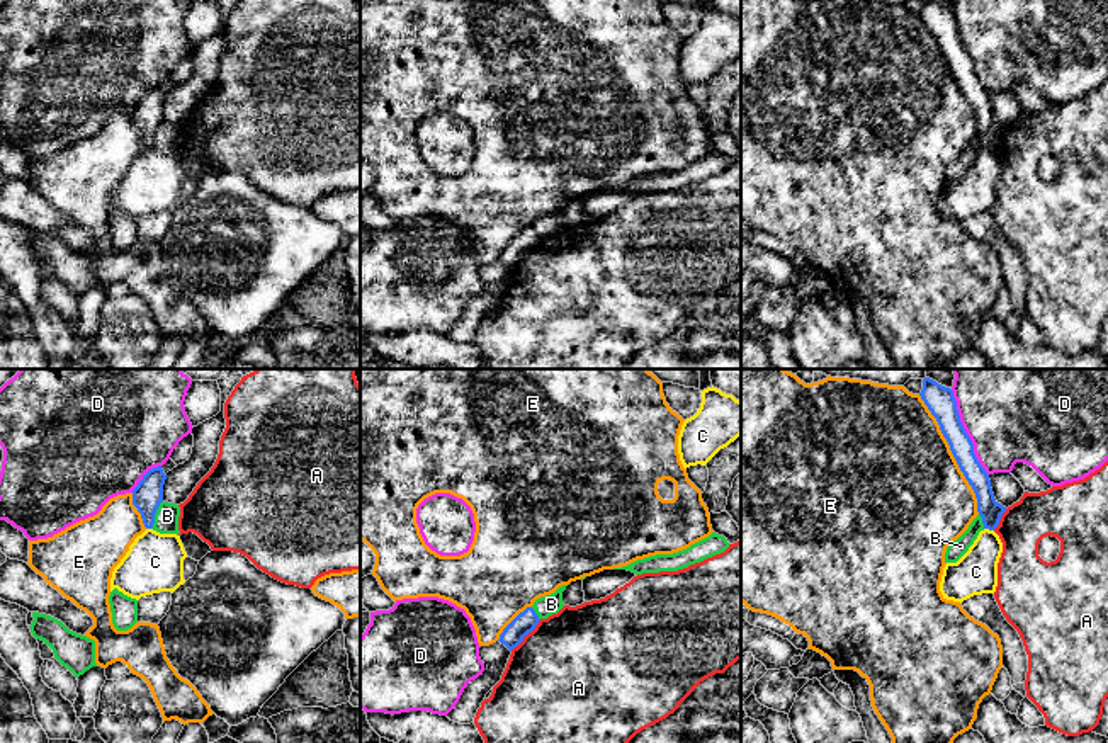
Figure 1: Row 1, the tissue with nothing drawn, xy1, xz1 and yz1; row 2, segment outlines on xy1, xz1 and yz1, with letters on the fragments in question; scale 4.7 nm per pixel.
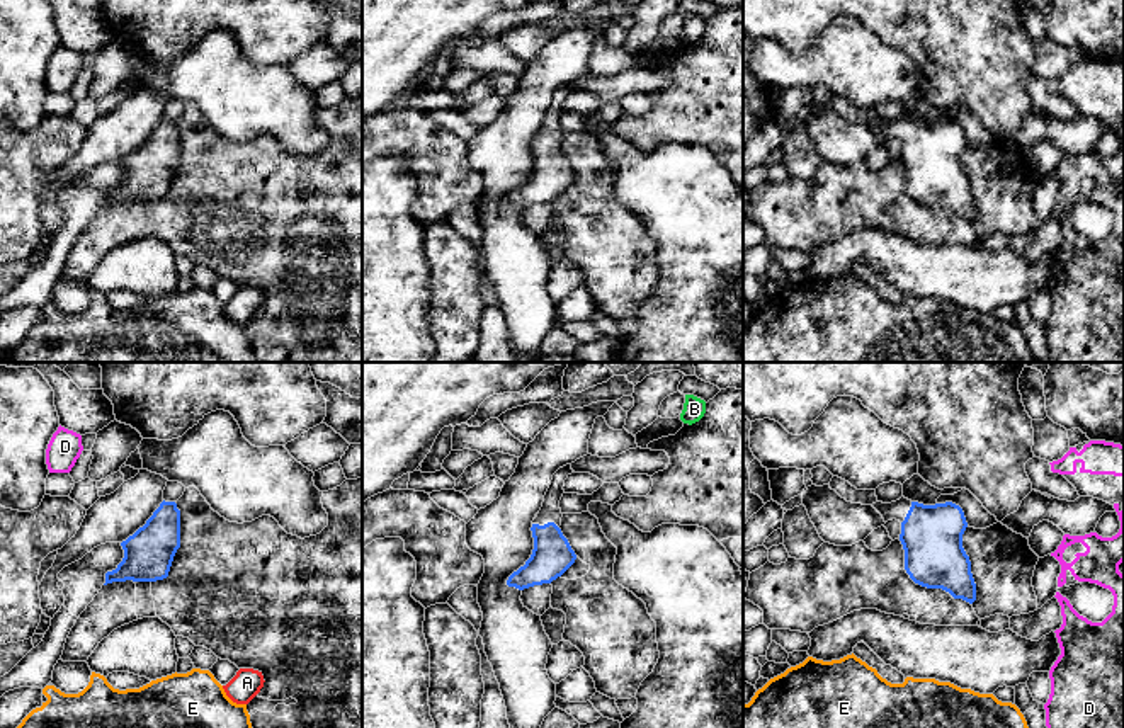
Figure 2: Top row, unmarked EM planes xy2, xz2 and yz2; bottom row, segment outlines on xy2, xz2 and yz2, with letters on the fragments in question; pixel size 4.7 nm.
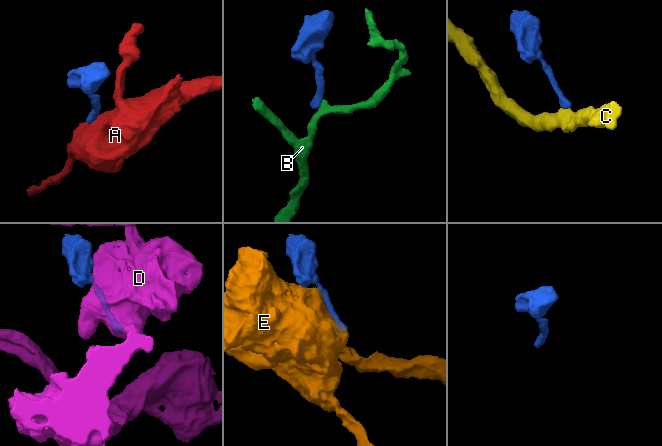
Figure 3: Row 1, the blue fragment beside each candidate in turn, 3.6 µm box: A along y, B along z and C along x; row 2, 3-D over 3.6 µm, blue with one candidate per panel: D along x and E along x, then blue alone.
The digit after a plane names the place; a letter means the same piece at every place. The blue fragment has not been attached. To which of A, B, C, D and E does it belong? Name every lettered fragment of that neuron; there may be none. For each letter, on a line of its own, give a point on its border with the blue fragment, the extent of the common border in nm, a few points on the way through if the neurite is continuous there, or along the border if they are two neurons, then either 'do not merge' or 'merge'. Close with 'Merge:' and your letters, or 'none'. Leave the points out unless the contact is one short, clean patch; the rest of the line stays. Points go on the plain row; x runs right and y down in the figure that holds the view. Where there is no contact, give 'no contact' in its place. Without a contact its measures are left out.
A: contact xz1 (525, 254); length 220 nm; border xz1 (541, 238), (510, 269); do not merge
B: contact xy1 (155, 131); length 140 nm; border xy1 (162, 119), (152, 147); do not merge
C: contact yz1 (989, 148); length 50 nm; do not merge
D: contact yz1 (966, 51); length 440 nm; do not merge
E: contact yz1 (952, 72); length 650 nm; do not merge
Merge: none

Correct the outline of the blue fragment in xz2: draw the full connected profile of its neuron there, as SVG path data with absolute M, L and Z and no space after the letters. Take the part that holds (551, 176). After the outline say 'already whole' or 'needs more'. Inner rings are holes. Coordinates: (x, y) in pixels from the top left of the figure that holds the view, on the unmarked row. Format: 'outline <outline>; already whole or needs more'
outline M566 83L553 94L542 126L532 139L532 173L524 185L508 196L508 206L524 209L534 204L551 202L575 182L576 173L559 148L563 136L559 119L565 112L565 99L571 92L571 83Z; needs more

